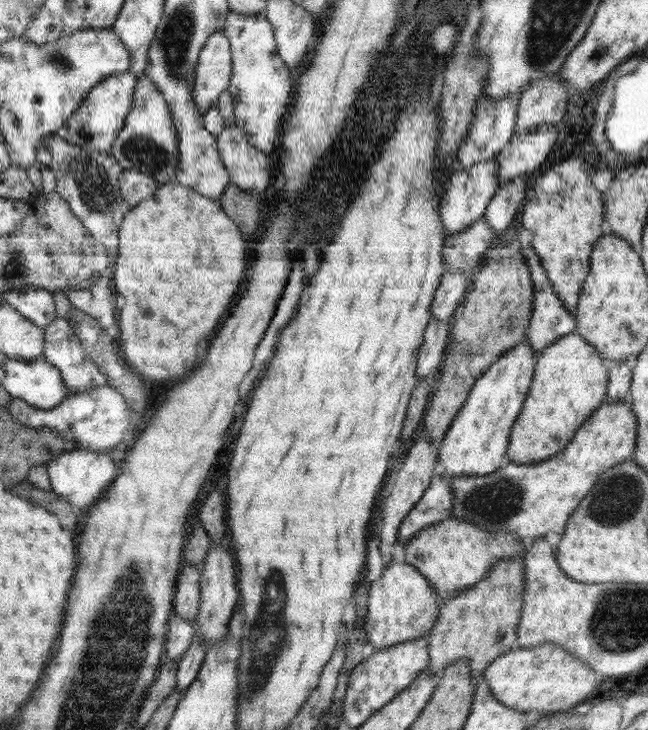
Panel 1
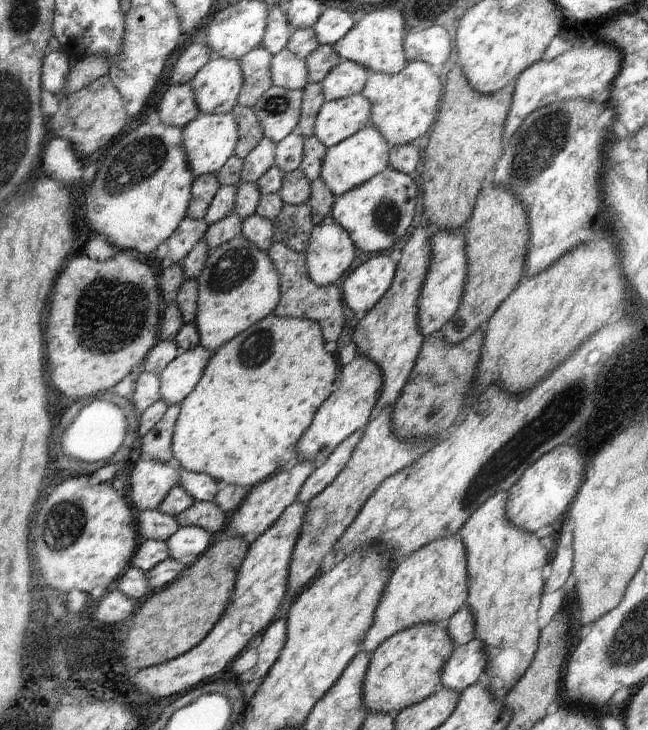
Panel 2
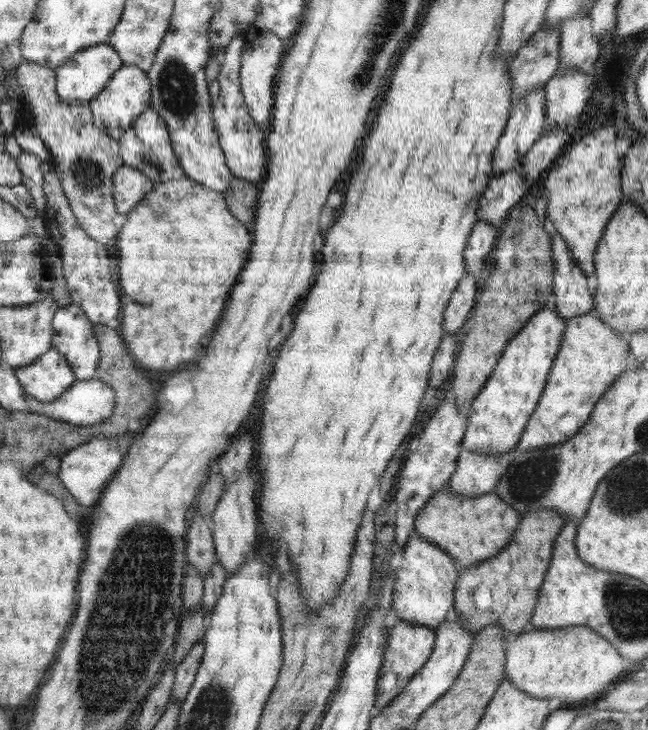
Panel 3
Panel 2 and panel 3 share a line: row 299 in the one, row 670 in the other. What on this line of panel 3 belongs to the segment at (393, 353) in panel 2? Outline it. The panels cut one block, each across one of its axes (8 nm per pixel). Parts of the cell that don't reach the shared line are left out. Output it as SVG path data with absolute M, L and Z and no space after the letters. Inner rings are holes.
M398 619L388 632L388 642L384 652L384 663L378 674L378 688L376 688L376 704L373 714L388 706L392 699L411 681L411 678L424 667L432 655L436 640L435 630L428 626L418 626Z

